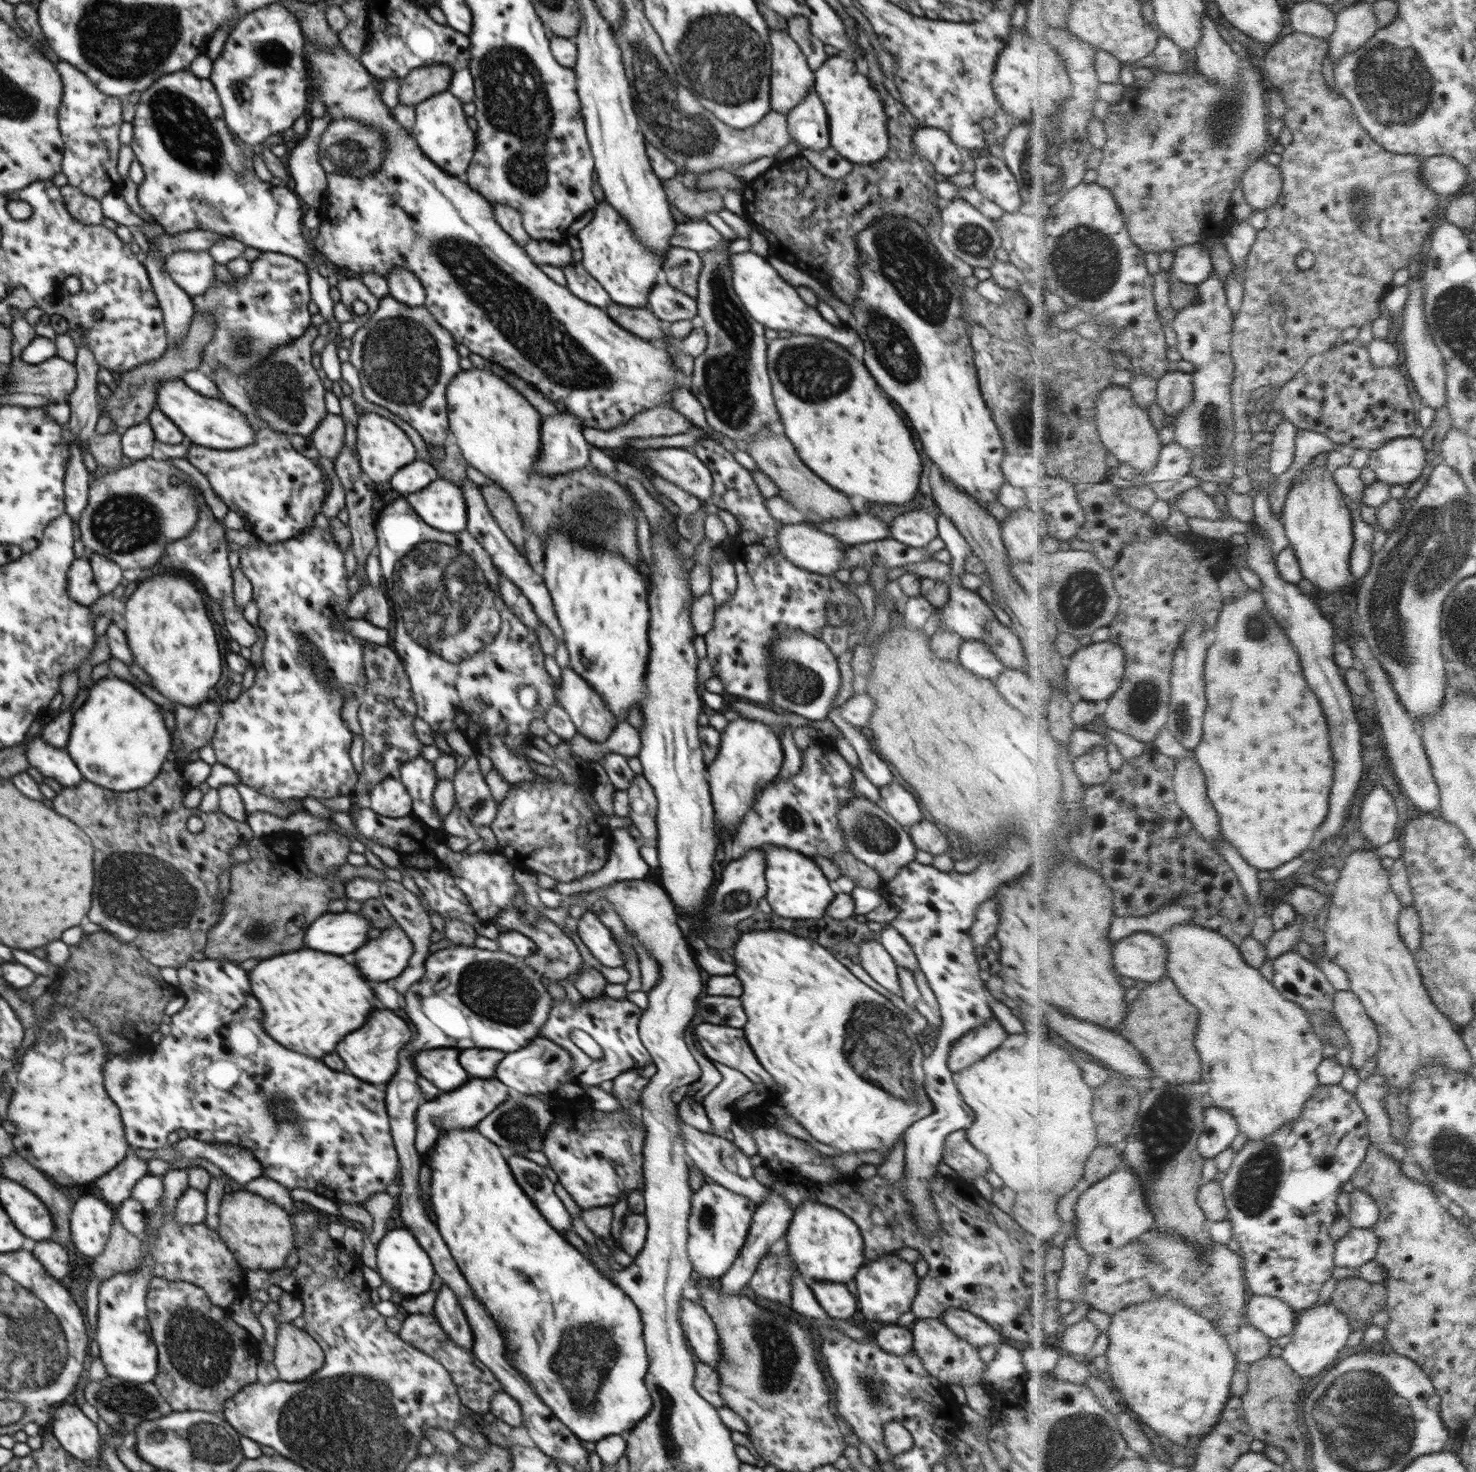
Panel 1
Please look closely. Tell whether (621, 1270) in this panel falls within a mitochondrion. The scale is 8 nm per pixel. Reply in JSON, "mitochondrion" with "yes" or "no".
{"mitochondrion":"no"}

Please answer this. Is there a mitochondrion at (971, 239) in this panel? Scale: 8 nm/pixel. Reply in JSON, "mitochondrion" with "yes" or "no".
{"mitochondrion":"yes"}

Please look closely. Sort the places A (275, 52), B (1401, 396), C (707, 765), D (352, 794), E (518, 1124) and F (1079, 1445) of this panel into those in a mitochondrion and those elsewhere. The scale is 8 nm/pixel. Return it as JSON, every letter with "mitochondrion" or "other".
{"A":"mitochondrion","B":"other","C":"other","D":"other","E":"mitochondrion","F":"mitochondrion"}

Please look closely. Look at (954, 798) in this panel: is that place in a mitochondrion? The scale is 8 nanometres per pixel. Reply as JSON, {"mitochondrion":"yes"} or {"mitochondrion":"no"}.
{"mitochondrion":"no"}

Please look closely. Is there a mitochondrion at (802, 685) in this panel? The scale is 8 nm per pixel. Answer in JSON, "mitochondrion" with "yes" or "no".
{"mitochondrion":"yes"}

